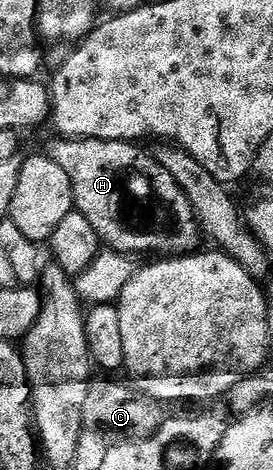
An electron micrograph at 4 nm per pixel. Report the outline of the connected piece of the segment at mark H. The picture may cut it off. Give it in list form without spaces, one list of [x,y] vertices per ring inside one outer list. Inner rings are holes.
[[[63,137],[53,138],[50,154],[54,161],[58,161],[58,165],[62,165],[62,170],[66,173],[66,177],[70,177],[70,185],[72,186],[72,202],[75,210],[82,213],[82,217],[86,217],[86,221],[90,221],[90,225],[94,225],[94,233],[98,233],[101,244],[105,248],[120,252],[121,255],[129,257],[137,257],[136,255],[152,255],[148,257],[179,257],[181,255],[190,255],[197,250],[196,247],[202,240],[202,228],[196,218],[196,211],[192,208],[186,193],[174,181],[174,177],[170,177],[167,169],[156,160],[155,154],[150,150],[143,151],[143,146],[136,143],[127,143],[126,141],[102,141],[101,139],[65,139]]]

